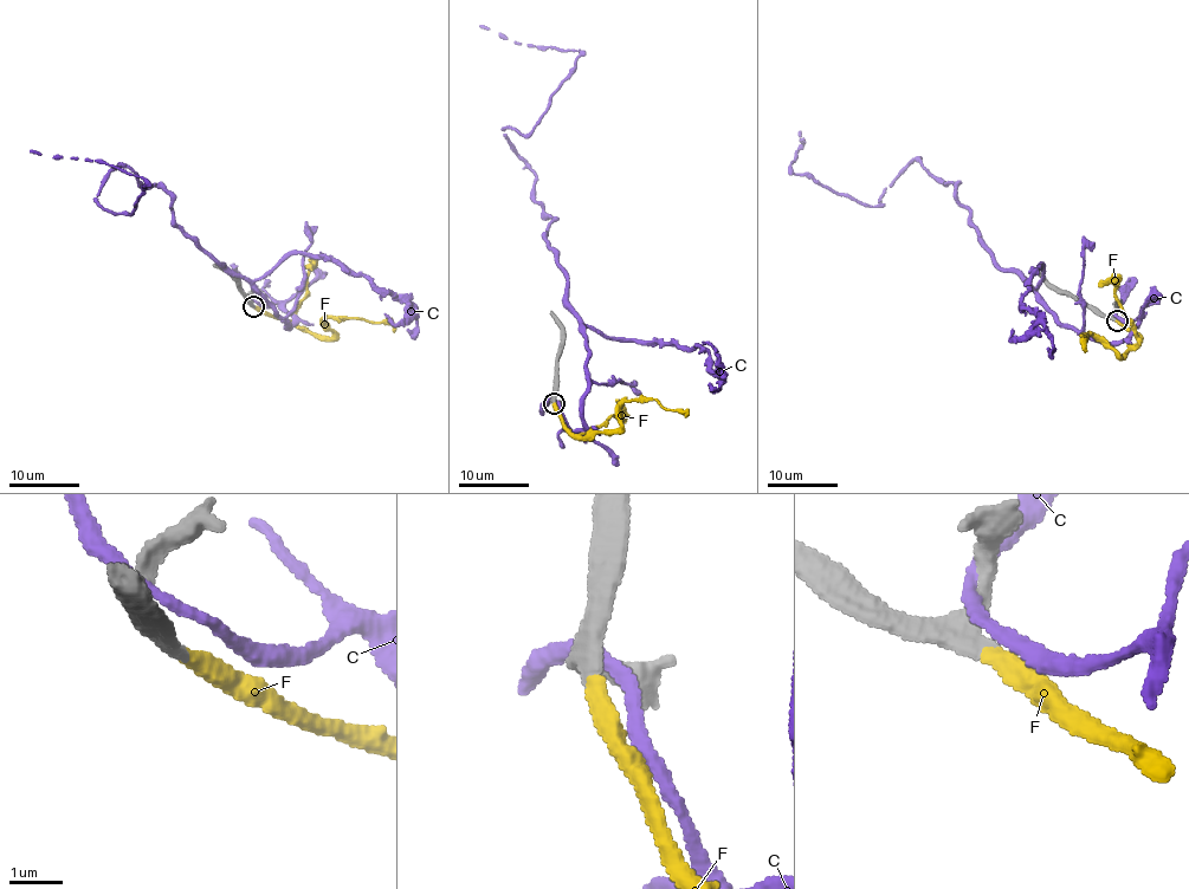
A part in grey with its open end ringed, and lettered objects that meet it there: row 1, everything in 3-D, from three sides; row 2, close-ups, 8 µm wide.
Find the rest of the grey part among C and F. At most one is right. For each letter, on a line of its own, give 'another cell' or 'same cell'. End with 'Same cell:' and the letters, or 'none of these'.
C: another cell
F: same cell
Same cell: F

